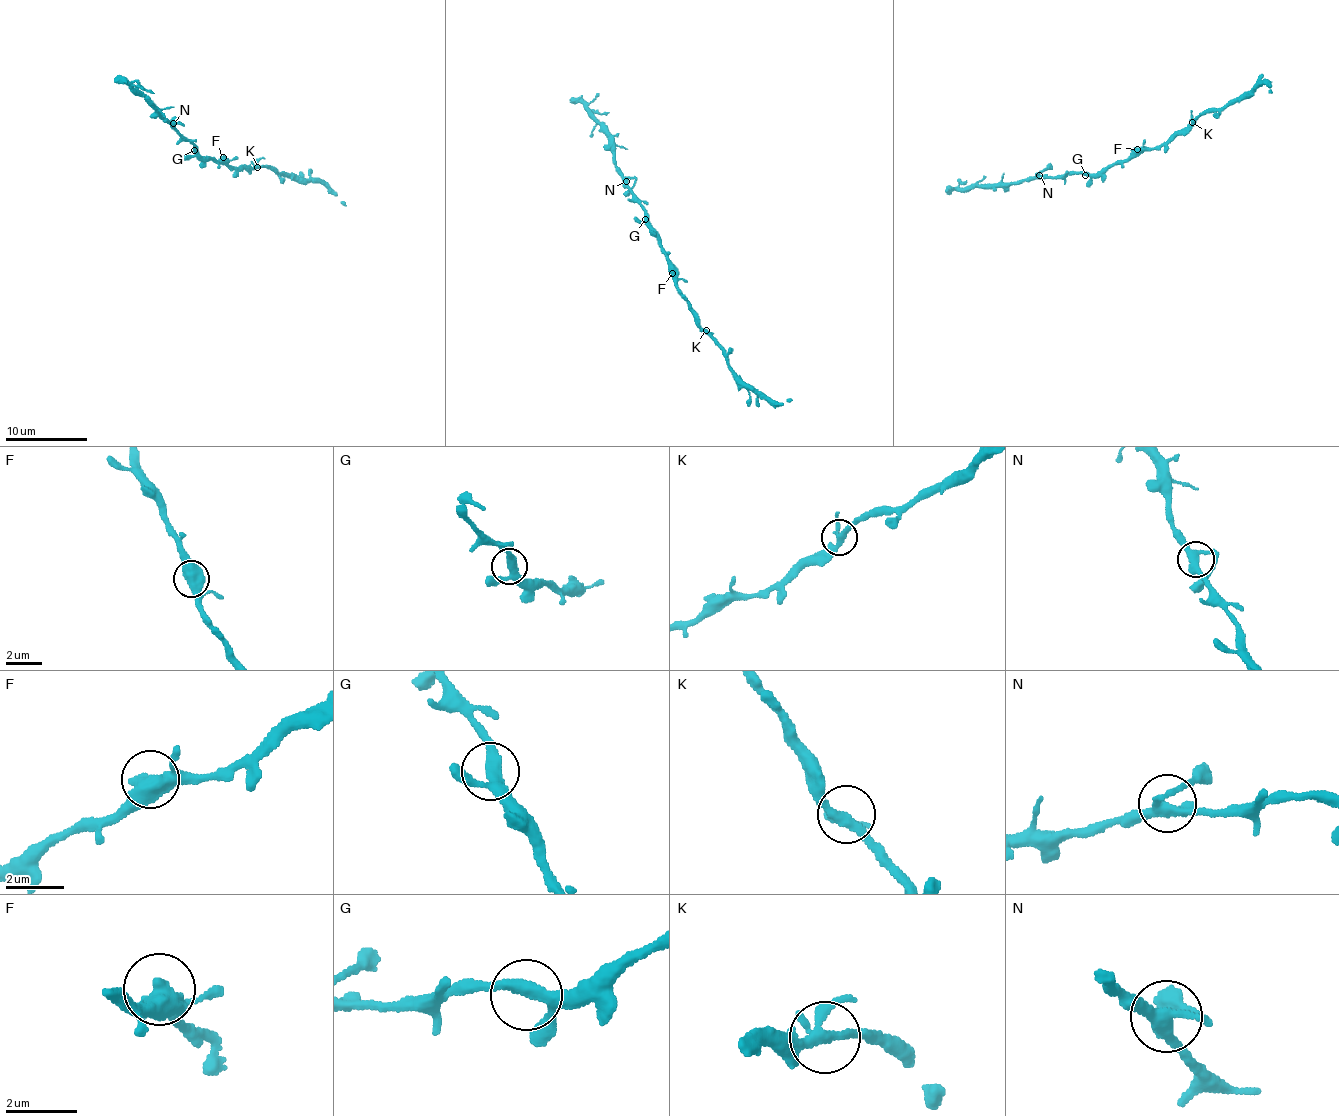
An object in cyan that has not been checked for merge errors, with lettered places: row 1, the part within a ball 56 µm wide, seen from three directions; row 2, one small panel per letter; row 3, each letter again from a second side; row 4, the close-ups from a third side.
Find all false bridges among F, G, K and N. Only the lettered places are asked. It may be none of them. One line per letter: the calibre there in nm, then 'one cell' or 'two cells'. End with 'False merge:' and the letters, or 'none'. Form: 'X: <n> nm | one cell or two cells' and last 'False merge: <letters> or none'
F: 550 nm | one cell
G: 300 nm | one cell
K: 280 nm | one cell
N: 320 nm | one cell
False merge: none

